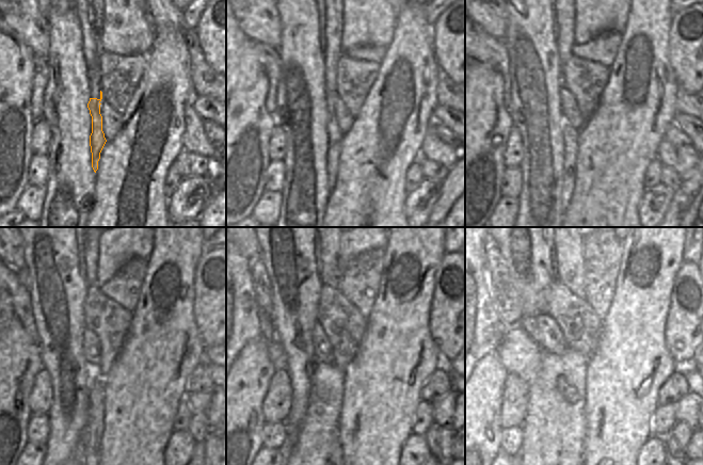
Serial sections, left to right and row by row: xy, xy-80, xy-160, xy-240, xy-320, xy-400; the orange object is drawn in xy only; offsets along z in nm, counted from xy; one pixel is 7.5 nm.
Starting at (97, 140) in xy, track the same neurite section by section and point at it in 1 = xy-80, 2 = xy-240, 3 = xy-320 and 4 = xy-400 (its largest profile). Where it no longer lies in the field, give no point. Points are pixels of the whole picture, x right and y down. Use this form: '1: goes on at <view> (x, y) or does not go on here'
1: goes on at xy-80 (335, 135)
2: goes on at xy-240 (91, 435)
3: goes on at xy-320 (336, 444)
4: does not go on here

